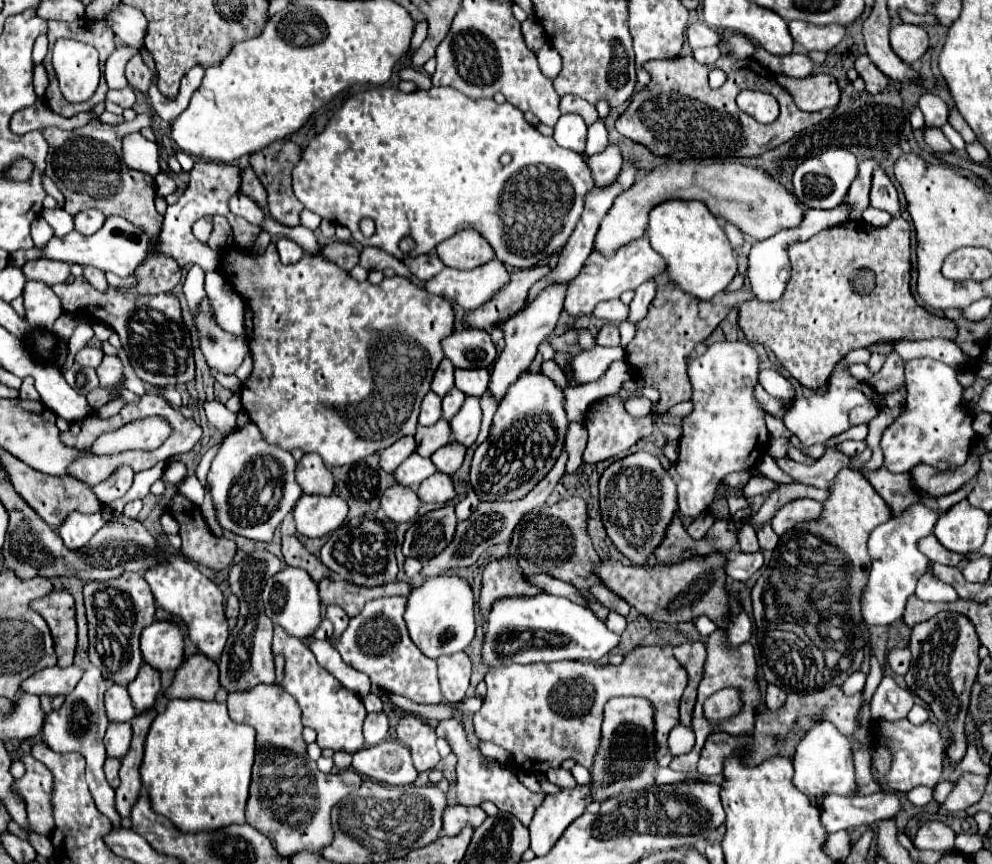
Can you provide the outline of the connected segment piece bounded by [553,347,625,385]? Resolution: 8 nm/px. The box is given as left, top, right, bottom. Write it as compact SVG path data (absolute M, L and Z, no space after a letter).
M595 347L593 351L577 351L577 353L555 353L555 363L563 369L569 371L571 377L579 383L593 383L599 381L609 365L615 359L623 359L625 351L621 347Z

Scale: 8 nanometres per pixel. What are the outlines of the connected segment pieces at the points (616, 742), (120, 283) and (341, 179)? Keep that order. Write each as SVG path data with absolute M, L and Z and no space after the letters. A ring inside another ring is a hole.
M617 697L607 701L601 733L601 749L591 771L593 781L607 781L613 795L625 789L645 789L653 785L653 771L657 763L653 755L653 707L649 701L641 697Z
M107 272L105 276L109 285L115 288L133 287L133 285L135 285L136 283L135 278L133 276L121 278L111 272Z
M375 87L375 89L367 89L361 91L353 97L349 97L341 109L335 111L335 115L329 119L329 123L325 125L325 129L315 135L307 149L301 155L299 165L293 169L293 191L297 195L297 199L311 211L315 211L317 215L321 215L323 219L329 221L337 221L339 225L345 225L351 229L353 239L359 241L361 245L371 245L371 247L379 247L391 255L395 255L397 259L405 259L405 253L399 249L399 241L405 235L411 235L415 239L415 249L411 253L407 253L407 257L417 257L423 253L433 251L441 241L449 239L451 235L455 235L461 229L477 229L481 235L485 235L485 239L489 241L489 245L493 247L495 255L499 261L503 261L509 267L519 267L519 269L529 269L539 265L545 257L557 253L569 239L569 235L573 233L581 213L583 213L583 203L585 203L585 195L595 187L593 177L591 177L591 169L589 165L583 161L581 153L575 153L571 149L563 149L559 147L553 137L545 137L541 135L533 125L529 125L523 117L523 113L509 105L497 105L493 99L469 99L465 97L461 91L457 89L445 89L445 87L437 87L437 89L429 89L429 91L413 91L413 93L401 93L395 87ZM509 151L511 153L511 163L509 165L501 165L499 163L499 155ZM361 217L371 217L375 221L375 233L373 237L365 237L359 231L359 221Z

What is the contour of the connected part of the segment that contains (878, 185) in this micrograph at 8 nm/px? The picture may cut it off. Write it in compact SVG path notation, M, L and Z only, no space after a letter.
M879 167L873 173L873 185L871 185L871 207L883 209L891 215L899 215L899 197L897 189L887 177L887 173Z

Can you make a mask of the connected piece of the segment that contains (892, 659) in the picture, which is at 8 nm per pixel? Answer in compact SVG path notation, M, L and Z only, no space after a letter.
M893 649L887 653L887 663L897 675L905 675L911 665L911 651L909 649Z

